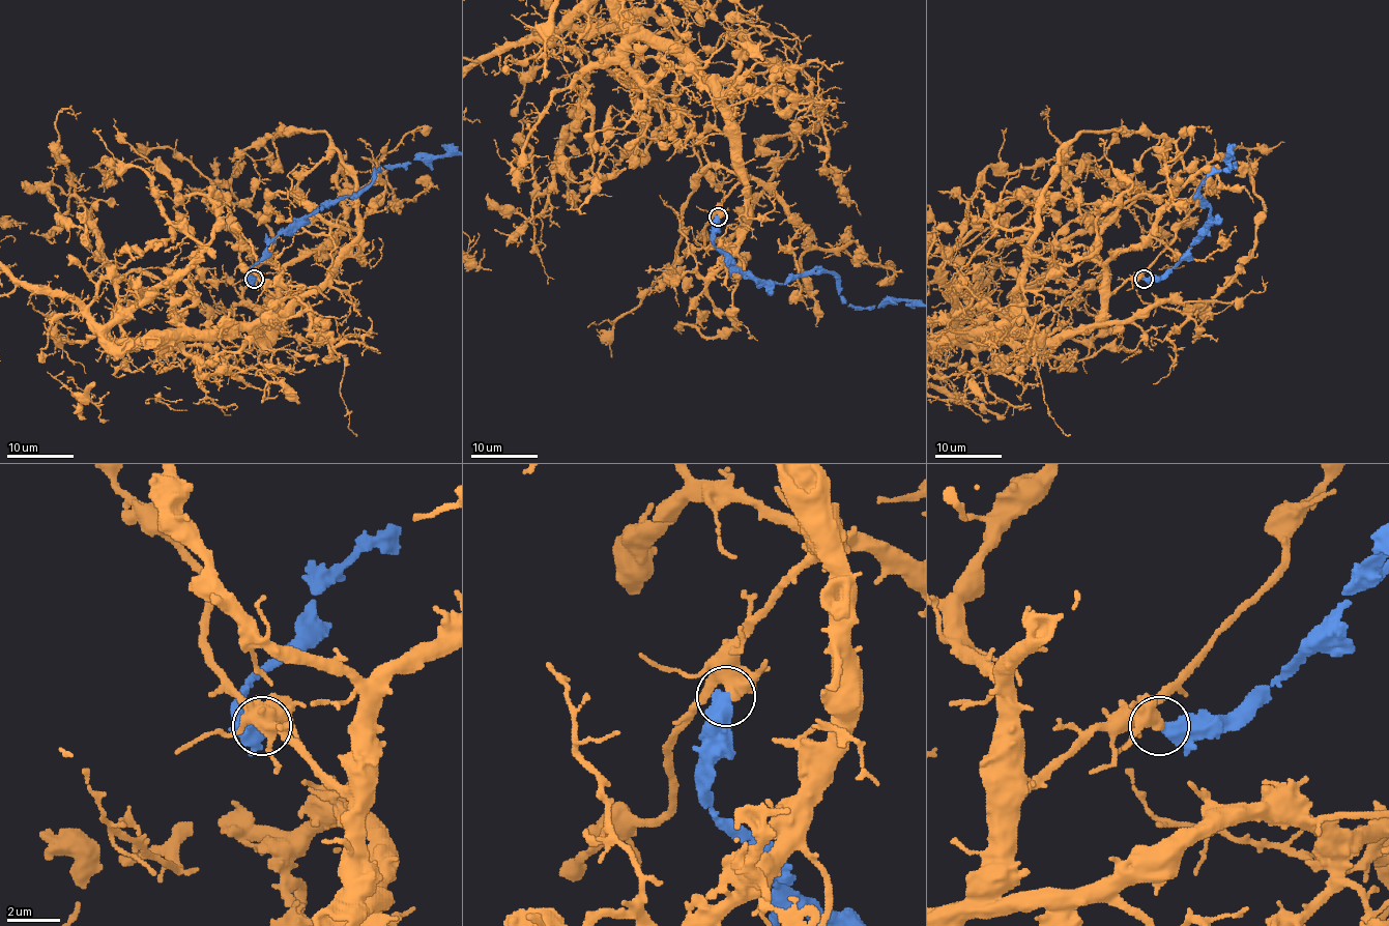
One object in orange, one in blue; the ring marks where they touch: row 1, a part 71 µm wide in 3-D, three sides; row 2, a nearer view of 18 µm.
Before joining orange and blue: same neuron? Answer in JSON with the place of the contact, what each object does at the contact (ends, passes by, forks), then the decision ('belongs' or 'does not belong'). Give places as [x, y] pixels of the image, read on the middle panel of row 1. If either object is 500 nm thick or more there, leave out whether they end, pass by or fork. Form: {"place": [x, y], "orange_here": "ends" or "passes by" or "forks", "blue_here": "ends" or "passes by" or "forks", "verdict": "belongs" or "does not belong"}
{"place": [718, 216], "verdict": "does not belong"}

